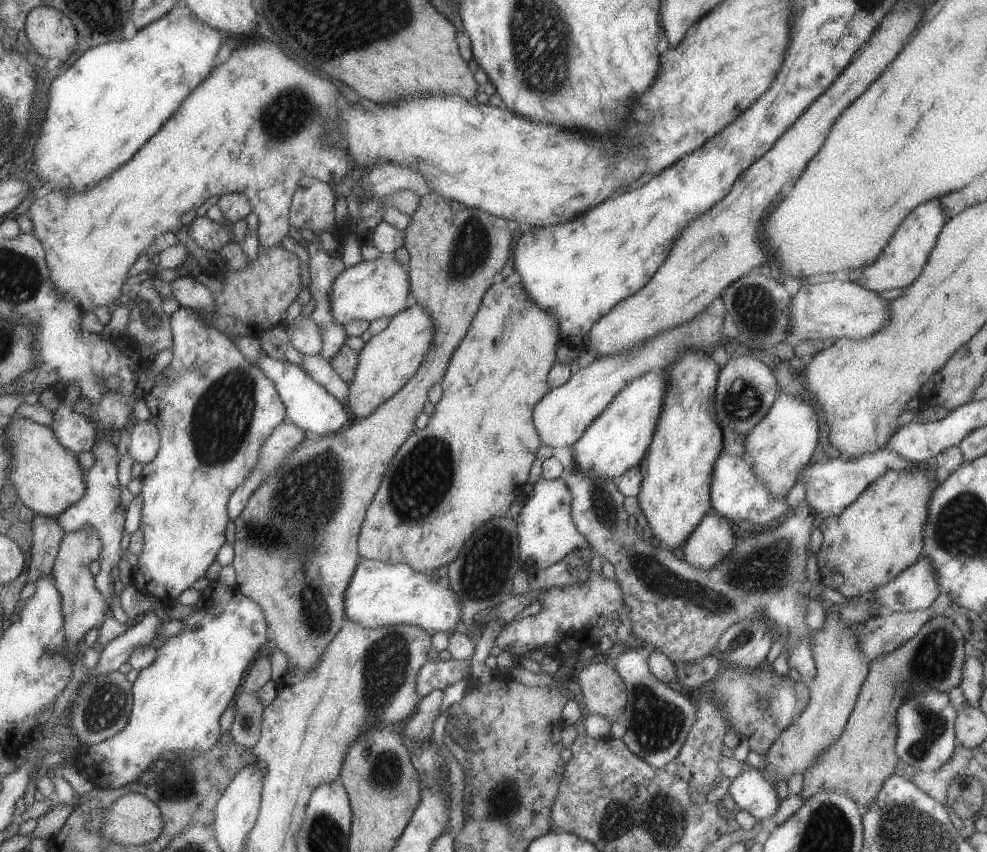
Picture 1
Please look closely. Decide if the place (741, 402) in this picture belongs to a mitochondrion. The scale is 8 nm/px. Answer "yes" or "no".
yes

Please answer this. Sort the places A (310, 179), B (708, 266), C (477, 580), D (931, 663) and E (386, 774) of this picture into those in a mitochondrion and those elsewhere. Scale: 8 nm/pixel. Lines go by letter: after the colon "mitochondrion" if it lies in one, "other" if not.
A: other
B: other
C: mitochondrion
D: mitochondrion
E: mitochondrion

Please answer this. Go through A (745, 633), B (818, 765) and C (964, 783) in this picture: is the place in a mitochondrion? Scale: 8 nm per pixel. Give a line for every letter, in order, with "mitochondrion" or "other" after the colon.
A: mitochondrion
B: other
C: other

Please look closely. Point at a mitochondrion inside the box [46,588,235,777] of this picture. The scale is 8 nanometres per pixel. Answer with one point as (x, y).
(106, 705)

